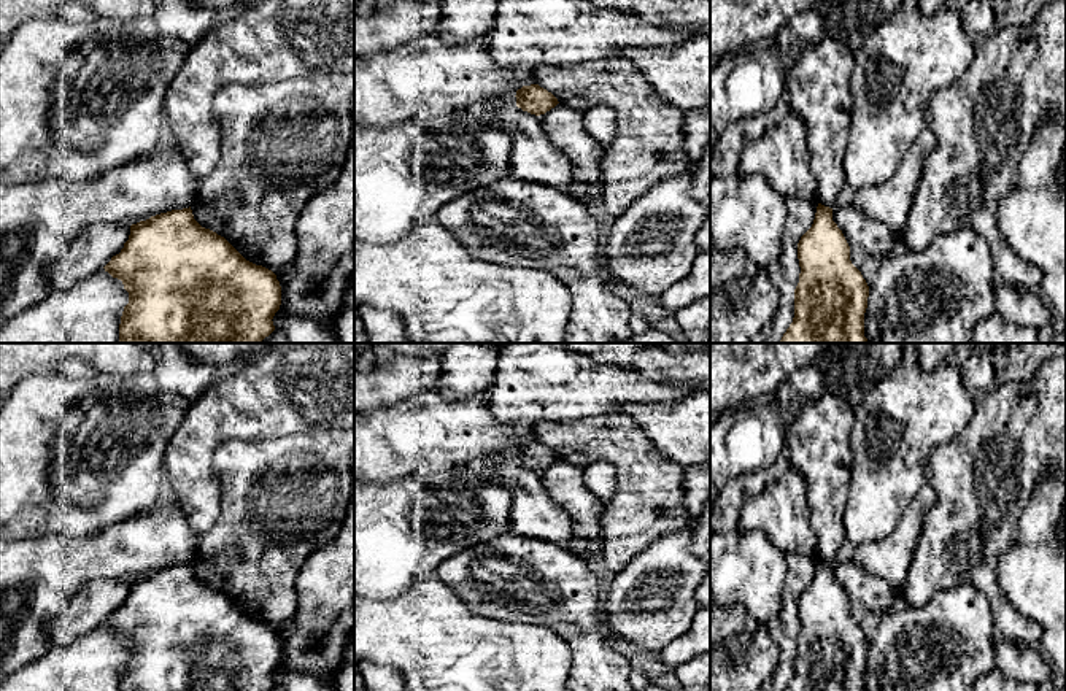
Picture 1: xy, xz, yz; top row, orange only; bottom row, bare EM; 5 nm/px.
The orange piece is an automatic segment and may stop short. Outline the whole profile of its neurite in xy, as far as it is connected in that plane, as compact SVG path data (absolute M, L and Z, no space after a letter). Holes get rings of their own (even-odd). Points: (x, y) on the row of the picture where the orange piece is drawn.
M191 207L132 224L124 248L103 268L129 292L119 343L261 343L275 330L272 319L281 305L276 275L246 261L224 237L202 227Z

